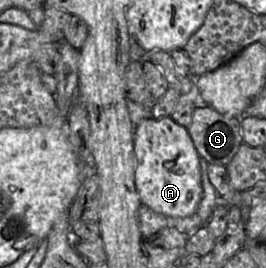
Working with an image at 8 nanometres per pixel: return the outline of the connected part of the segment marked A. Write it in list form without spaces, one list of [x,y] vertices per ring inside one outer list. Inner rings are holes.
[[[171,117],[147,118],[134,128],[135,186],[141,204],[172,218],[192,216],[202,199],[200,155],[188,129]]]

